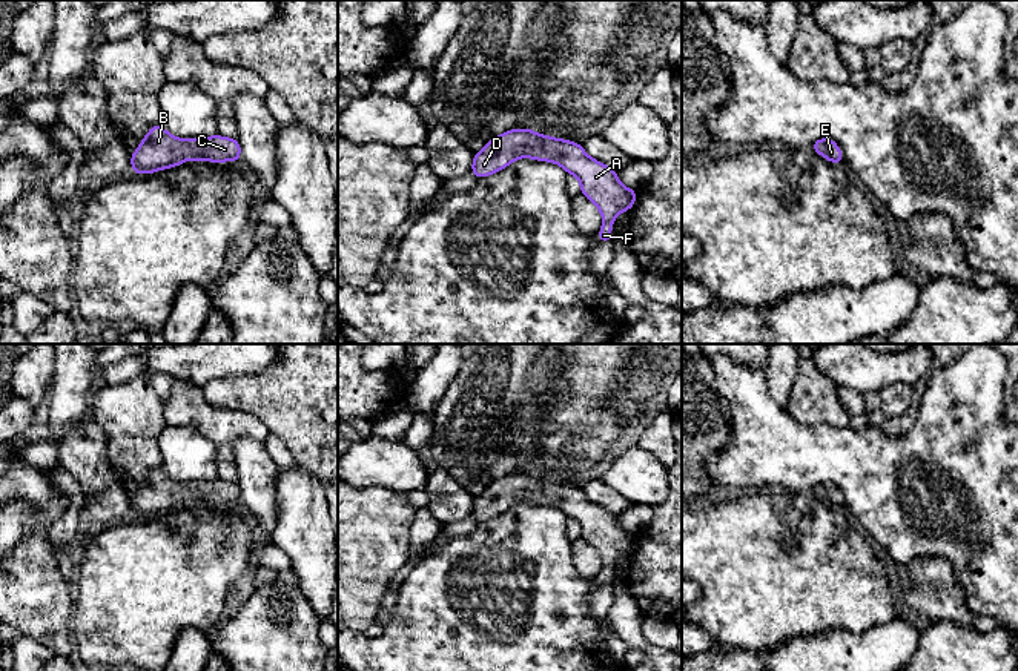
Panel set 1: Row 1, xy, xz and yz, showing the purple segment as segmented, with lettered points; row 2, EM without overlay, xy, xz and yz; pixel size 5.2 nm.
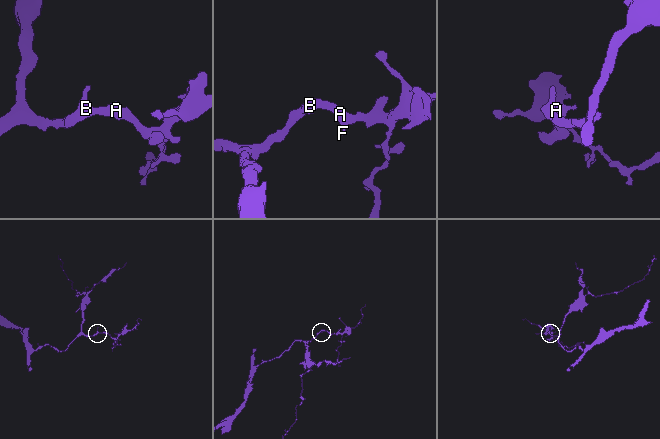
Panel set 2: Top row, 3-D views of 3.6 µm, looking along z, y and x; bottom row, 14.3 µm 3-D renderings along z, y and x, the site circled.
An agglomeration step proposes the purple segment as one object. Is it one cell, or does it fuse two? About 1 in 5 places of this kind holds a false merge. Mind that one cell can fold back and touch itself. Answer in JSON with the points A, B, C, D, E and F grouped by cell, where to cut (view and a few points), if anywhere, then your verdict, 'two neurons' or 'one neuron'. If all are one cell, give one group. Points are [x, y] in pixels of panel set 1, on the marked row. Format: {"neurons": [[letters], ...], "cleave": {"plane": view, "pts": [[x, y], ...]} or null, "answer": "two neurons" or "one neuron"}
{"neurons": [["A", "B", "C", "D", "E", "F"]], "cleave": null, "answer": "one neuron"}

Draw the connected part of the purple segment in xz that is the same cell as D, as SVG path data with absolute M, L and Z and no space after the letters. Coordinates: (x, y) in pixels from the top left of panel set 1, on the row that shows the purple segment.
M511 129L488 141L473 154L470 174L476 178L493 175L517 158L556 163L580 181L580 193L597 206L603 224L599 243L611 243L611 229L617 213L628 212L636 203L636 189L623 187L617 172L588 157L580 143L536 134L533 129Z

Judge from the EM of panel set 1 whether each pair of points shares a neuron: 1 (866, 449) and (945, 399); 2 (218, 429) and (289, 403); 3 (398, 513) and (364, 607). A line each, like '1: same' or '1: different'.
1: same
2: different
3: same

